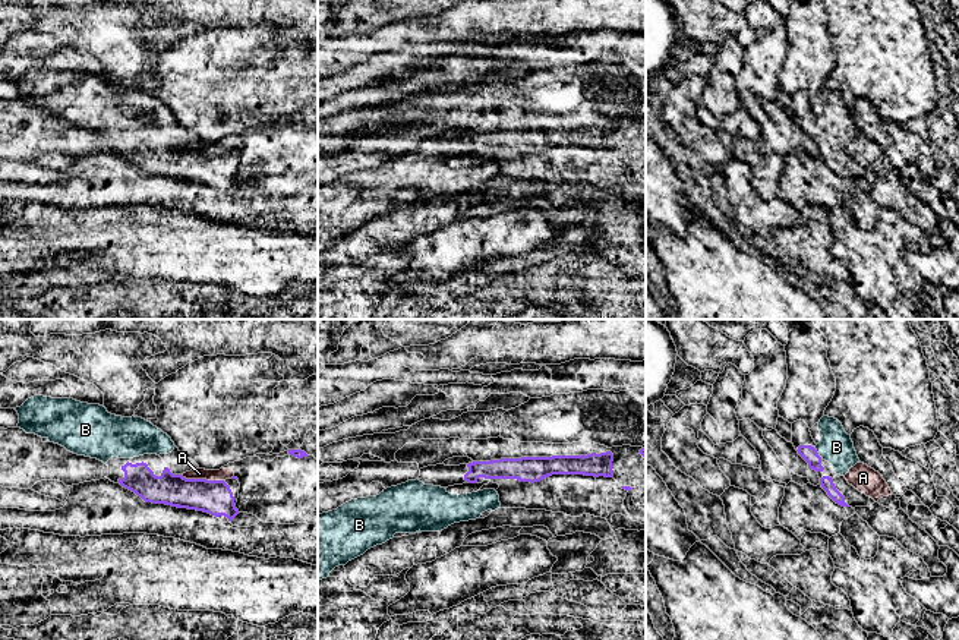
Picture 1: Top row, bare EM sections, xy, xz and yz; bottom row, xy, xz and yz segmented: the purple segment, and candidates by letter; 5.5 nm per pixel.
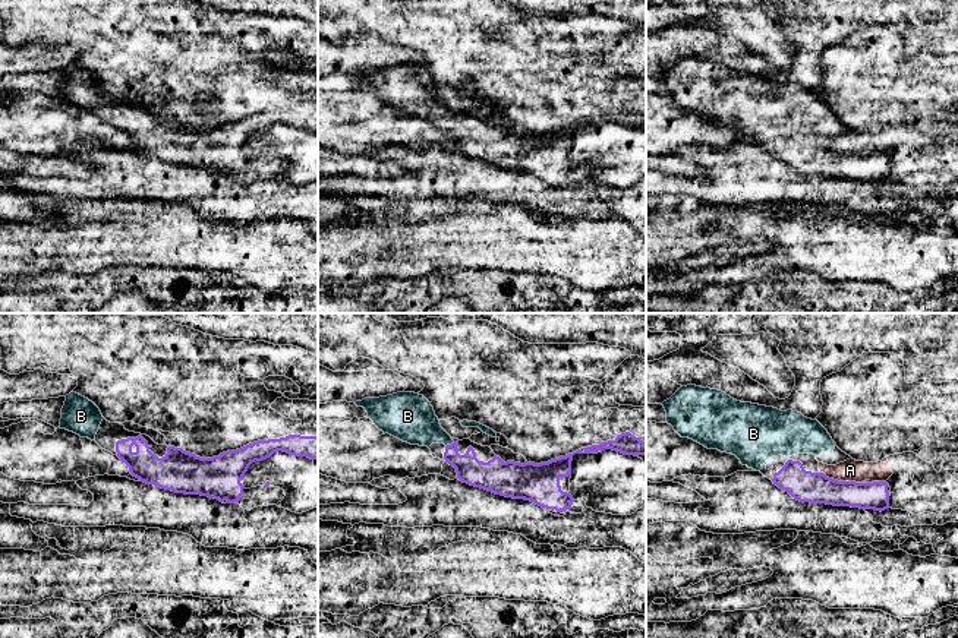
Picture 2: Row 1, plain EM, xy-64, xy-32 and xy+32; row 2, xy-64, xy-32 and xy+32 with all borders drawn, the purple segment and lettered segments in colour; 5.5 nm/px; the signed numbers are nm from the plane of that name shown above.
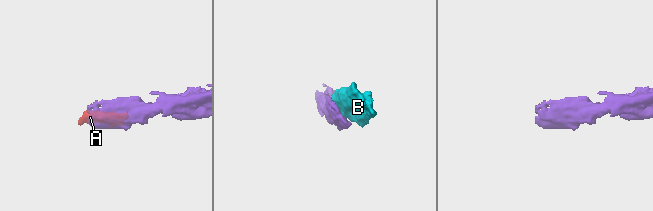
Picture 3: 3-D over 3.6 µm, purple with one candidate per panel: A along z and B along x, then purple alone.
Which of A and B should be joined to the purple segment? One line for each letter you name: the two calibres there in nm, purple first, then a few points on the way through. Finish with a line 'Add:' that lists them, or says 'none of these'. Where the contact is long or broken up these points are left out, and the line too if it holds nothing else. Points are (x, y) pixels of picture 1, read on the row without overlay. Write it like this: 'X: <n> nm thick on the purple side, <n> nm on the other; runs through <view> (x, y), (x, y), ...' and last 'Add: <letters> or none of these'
B: 90 nm thick on the purple side, 190 nm on the other; runs through yz (808, 125), (817, 125), (836, 119)
Add: B

